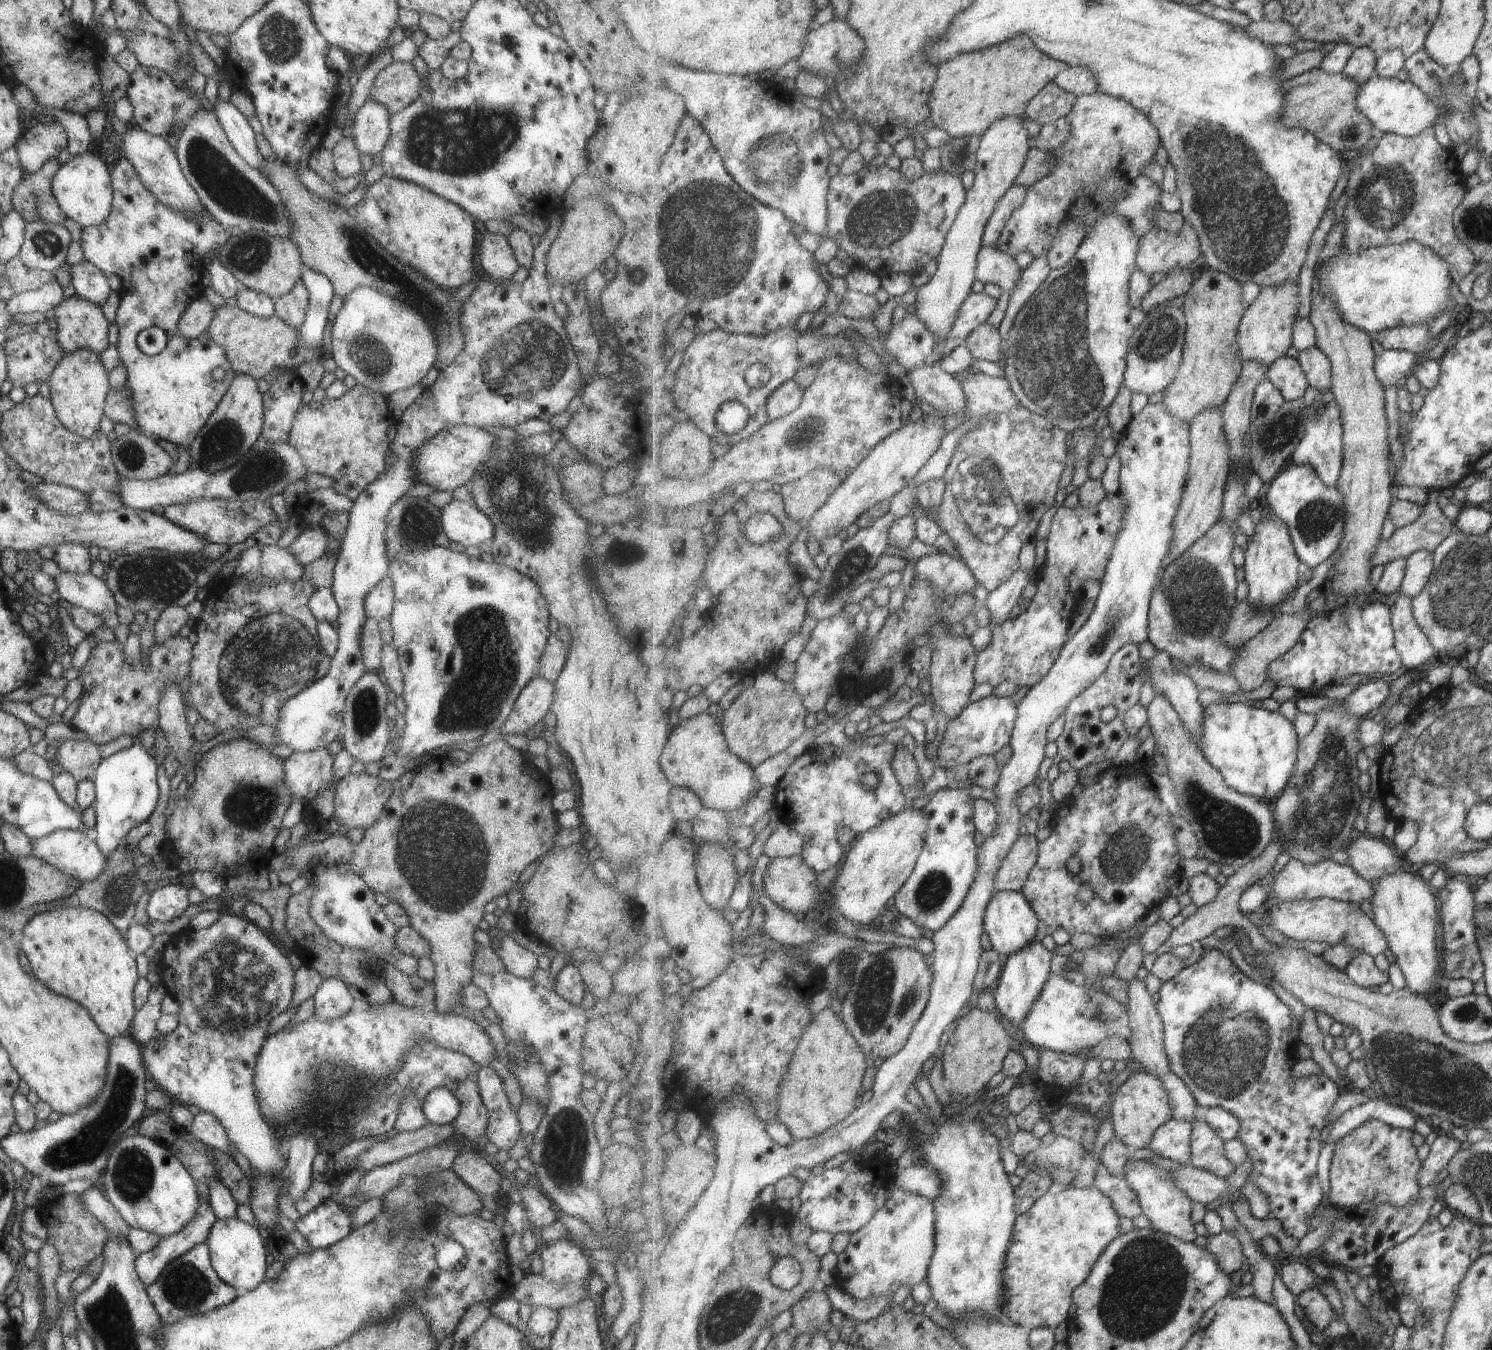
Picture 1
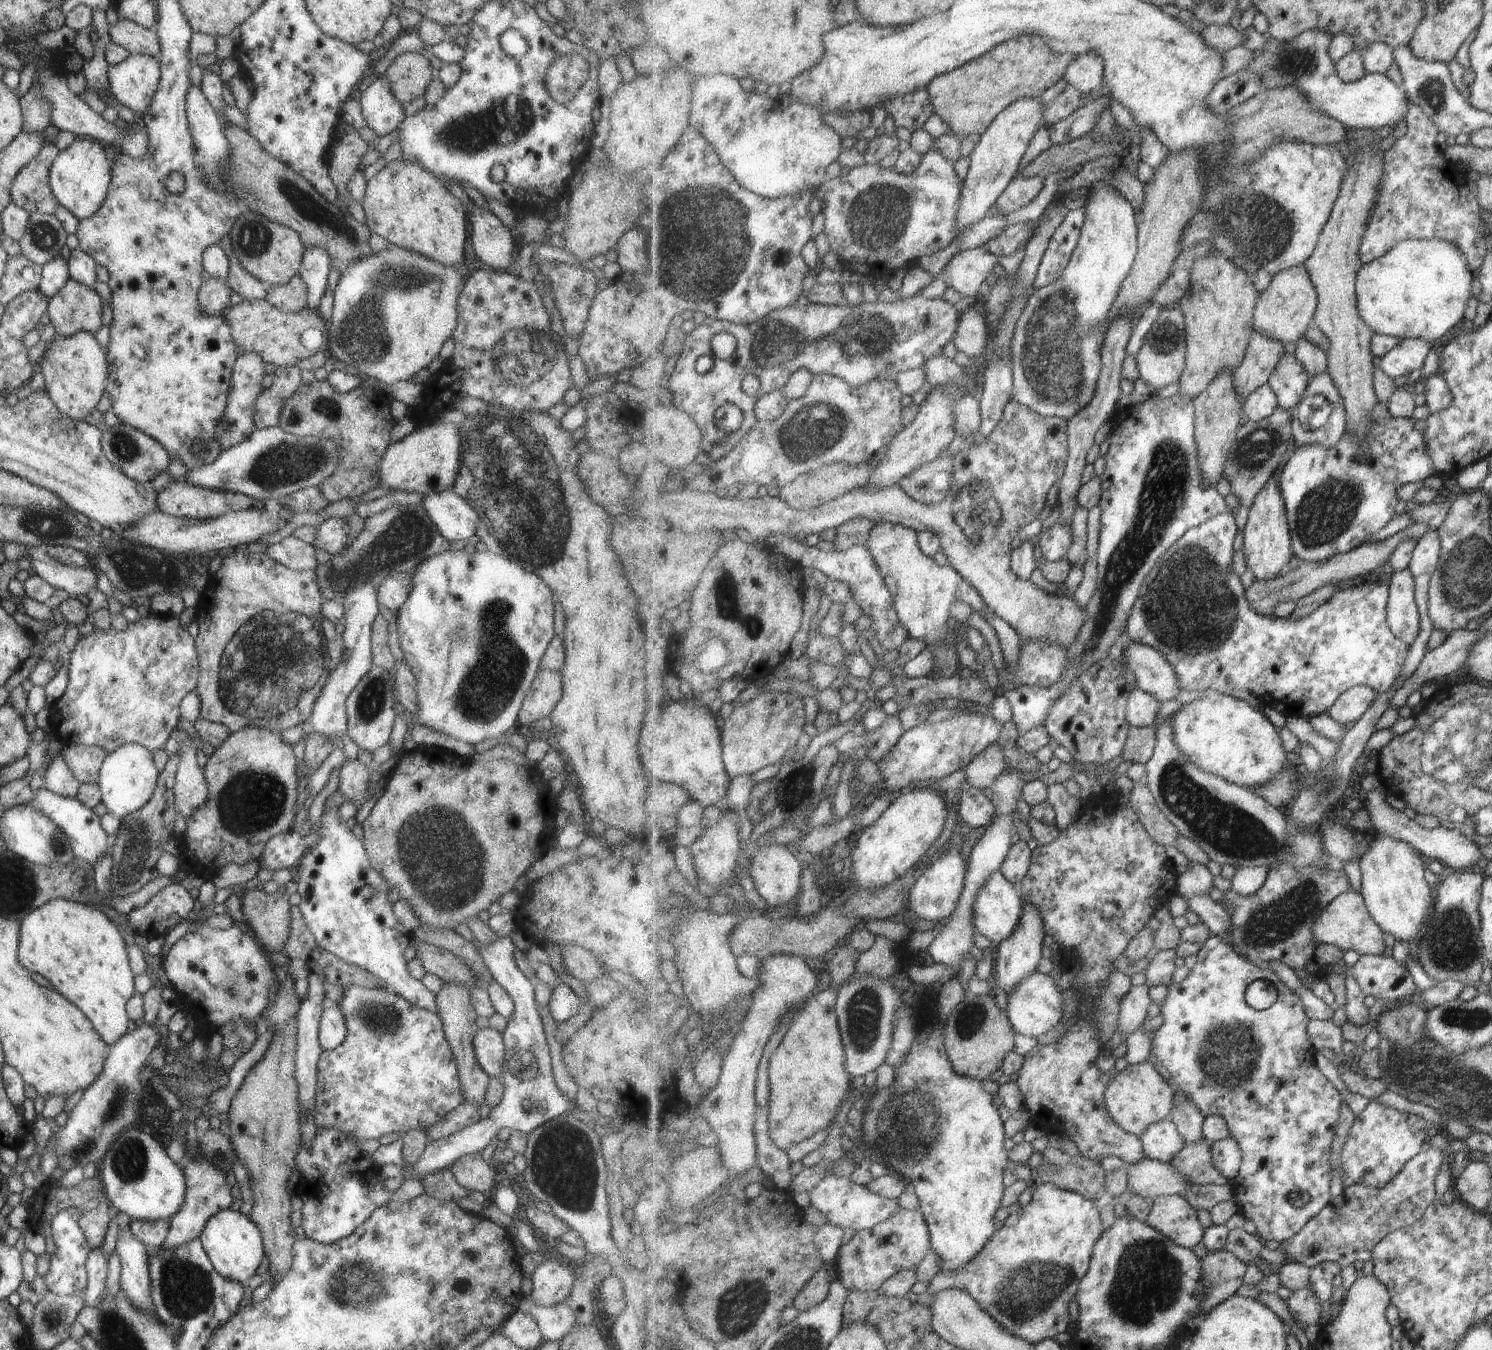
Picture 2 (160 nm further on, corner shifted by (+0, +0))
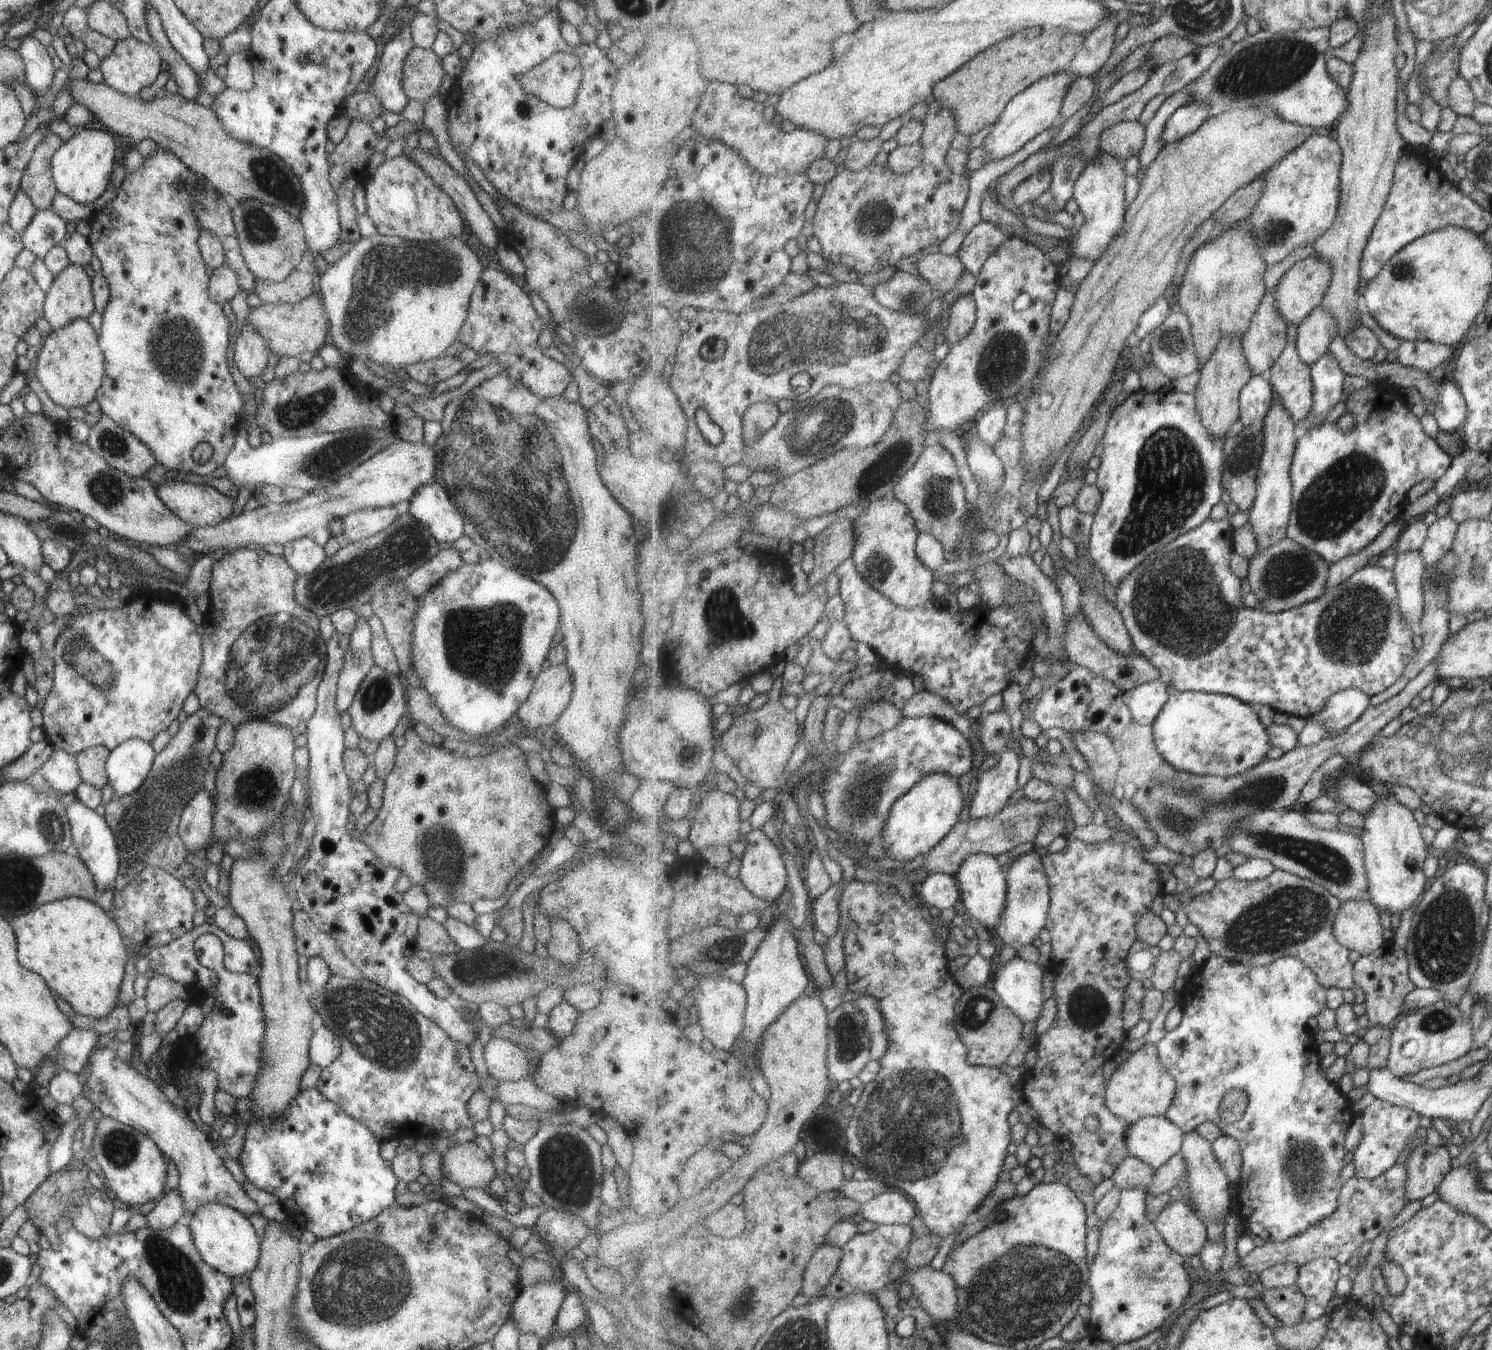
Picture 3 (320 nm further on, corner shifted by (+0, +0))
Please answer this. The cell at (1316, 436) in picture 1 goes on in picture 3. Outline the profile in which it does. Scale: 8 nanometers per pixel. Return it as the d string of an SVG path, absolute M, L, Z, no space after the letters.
M1329 352L1311 366L1311 370L1314 381L1314 407L1311 417L1323 416L1333 406L1344 401L1344 382L1347 374L1337 357Z

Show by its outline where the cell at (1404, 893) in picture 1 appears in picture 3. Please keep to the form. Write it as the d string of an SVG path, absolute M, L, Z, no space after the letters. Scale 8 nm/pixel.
M1389 792L1381 795L1376 803L1364 814L1361 839L1364 844L1366 871L1370 880L1370 898L1375 906L1393 912L1413 908L1430 882L1423 872L1423 864L1432 854L1428 849L1421 826L1417 824L1413 811L1409 810Z

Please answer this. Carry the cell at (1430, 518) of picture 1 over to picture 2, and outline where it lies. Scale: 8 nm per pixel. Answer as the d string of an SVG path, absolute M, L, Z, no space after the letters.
M1414 523L1401 532L1385 539L1384 541L1376 541L1372 543L1363 543L1359 548L1352 550L1350 553L1338 554L1333 558L1318 563L1305 562L1301 558L1293 558L1293 568L1277 578L1270 581L1262 581L1253 577L1251 584L1245 589L1245 596L1249 600L1249 604L1260 615L1273 615L1273 608L1281 601L1294 600L1297 602L1301 597L1311 594L1313 591L1324 587L1327 583L1337 584L1343 580L1351 580L1352 578L1372 577L1380 572L1383 564L1390 562L1391 555L1395 549L1407 537L1414 538L1416 542L1430 529L1425 523Z

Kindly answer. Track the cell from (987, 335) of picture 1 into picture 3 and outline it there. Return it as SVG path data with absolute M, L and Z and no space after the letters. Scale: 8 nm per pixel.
M971 292L961 295L953 302L946 326L946 338L950 344L963 340L970 333L977 320L976 314L976 300Z

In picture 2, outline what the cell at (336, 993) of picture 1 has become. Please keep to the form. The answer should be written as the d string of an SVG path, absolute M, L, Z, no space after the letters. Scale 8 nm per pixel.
M326 1002L318 1022L318 1045L322 1051L331 1050L341 1044L345 1033L346 1028L338 1004Z

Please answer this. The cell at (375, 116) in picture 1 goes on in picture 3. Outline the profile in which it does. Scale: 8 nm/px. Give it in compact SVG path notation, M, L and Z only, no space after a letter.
M401 25L399 33L394 34L393 38L388 40L382 50L379 58L379 65L374 76L373 82L369 85L369 92L374 94L375 100L379 101L381 105L382 114L385 110L387 112L395 112L400 114L403 107L408 102L408 98L404 95L401 81L402 81L402 66L407 56L407 53L414 47L412 38L410 37L410 25Z

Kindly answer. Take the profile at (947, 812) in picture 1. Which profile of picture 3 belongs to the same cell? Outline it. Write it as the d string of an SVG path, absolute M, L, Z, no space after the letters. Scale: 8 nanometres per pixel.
M945 873L930 874L922 880L917 890L919 900L935 913L953 908L962 896L957 878Z

